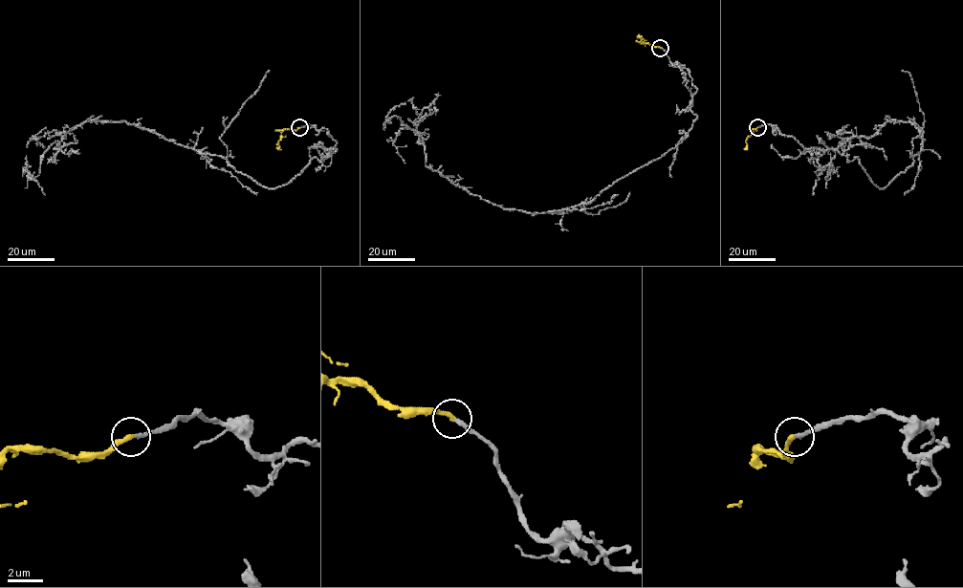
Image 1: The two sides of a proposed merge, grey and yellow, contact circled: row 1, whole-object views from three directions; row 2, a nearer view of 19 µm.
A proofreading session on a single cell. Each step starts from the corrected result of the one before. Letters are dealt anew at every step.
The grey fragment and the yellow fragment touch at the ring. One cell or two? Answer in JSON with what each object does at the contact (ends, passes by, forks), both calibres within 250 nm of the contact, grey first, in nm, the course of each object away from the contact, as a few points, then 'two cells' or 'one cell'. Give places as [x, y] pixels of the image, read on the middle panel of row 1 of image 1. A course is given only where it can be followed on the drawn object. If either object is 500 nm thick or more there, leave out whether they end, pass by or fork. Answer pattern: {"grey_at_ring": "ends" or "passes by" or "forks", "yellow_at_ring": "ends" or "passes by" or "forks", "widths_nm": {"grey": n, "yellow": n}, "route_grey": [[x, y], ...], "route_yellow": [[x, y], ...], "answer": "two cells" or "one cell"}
{"grey_at_ring": "ends", "yellow_at_ring": "ends", "widths_nm": {"grey": 220, "yellow": 280}, "route_grey": [[661, 48], [697, 88], [688, 135], [558, 210], [504, 208], [430, 169], [423, 139], [386, 120], [404, 101]], "route_yellow": [[661, 48], [642, 42], [638, 34]], "answer": "one cell"}

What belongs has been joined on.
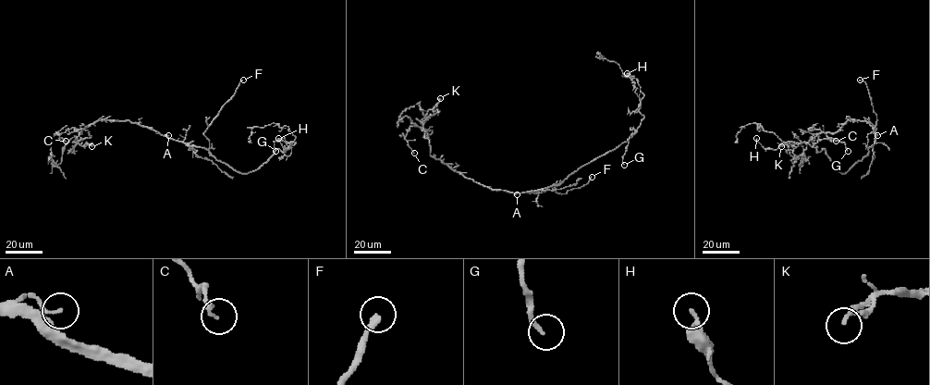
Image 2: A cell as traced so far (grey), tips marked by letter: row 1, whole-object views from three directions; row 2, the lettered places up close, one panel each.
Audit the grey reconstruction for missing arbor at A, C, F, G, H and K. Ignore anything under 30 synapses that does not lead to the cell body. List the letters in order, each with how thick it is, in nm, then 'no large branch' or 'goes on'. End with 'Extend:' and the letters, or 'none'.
A: calibre 110 nm; no large branch
C: calibre 180 nm; no large branch
F: calibre 240 nm; goes on
G: calibre 190 nm; goes on
H: calibre 260 nm; no large branch
K: calibre 130 nm; no large branch
Extend: F, G

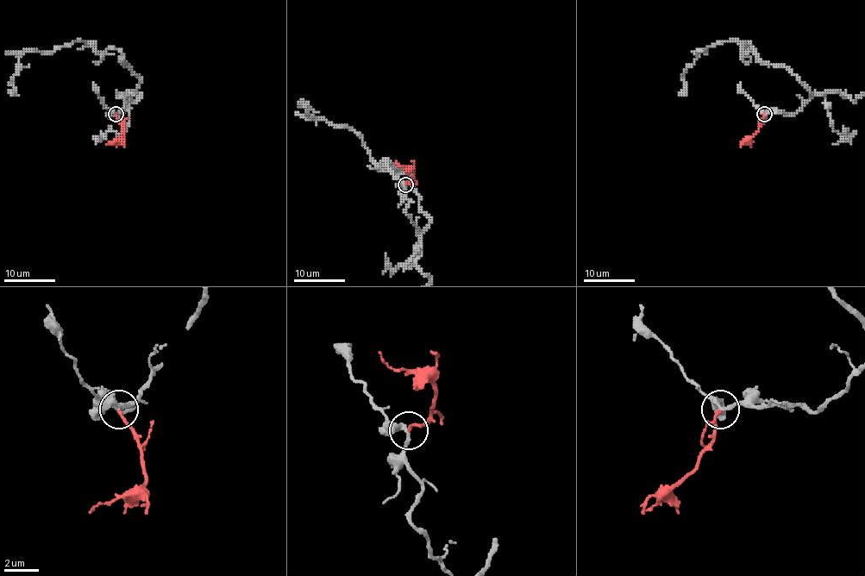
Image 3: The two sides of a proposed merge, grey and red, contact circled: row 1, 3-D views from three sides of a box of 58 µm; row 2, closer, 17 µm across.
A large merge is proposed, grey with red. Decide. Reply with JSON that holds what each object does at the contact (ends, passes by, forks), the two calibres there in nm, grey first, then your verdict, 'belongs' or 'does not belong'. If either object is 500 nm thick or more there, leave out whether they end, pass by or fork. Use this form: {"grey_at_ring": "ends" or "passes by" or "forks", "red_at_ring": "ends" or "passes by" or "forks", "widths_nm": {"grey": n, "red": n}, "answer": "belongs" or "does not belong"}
{"grey_at_ring": "passes by", "red_at_ring": "ends", "widths_nm": {"grey": 280, "red": 180}, "answer": "belongs"}

